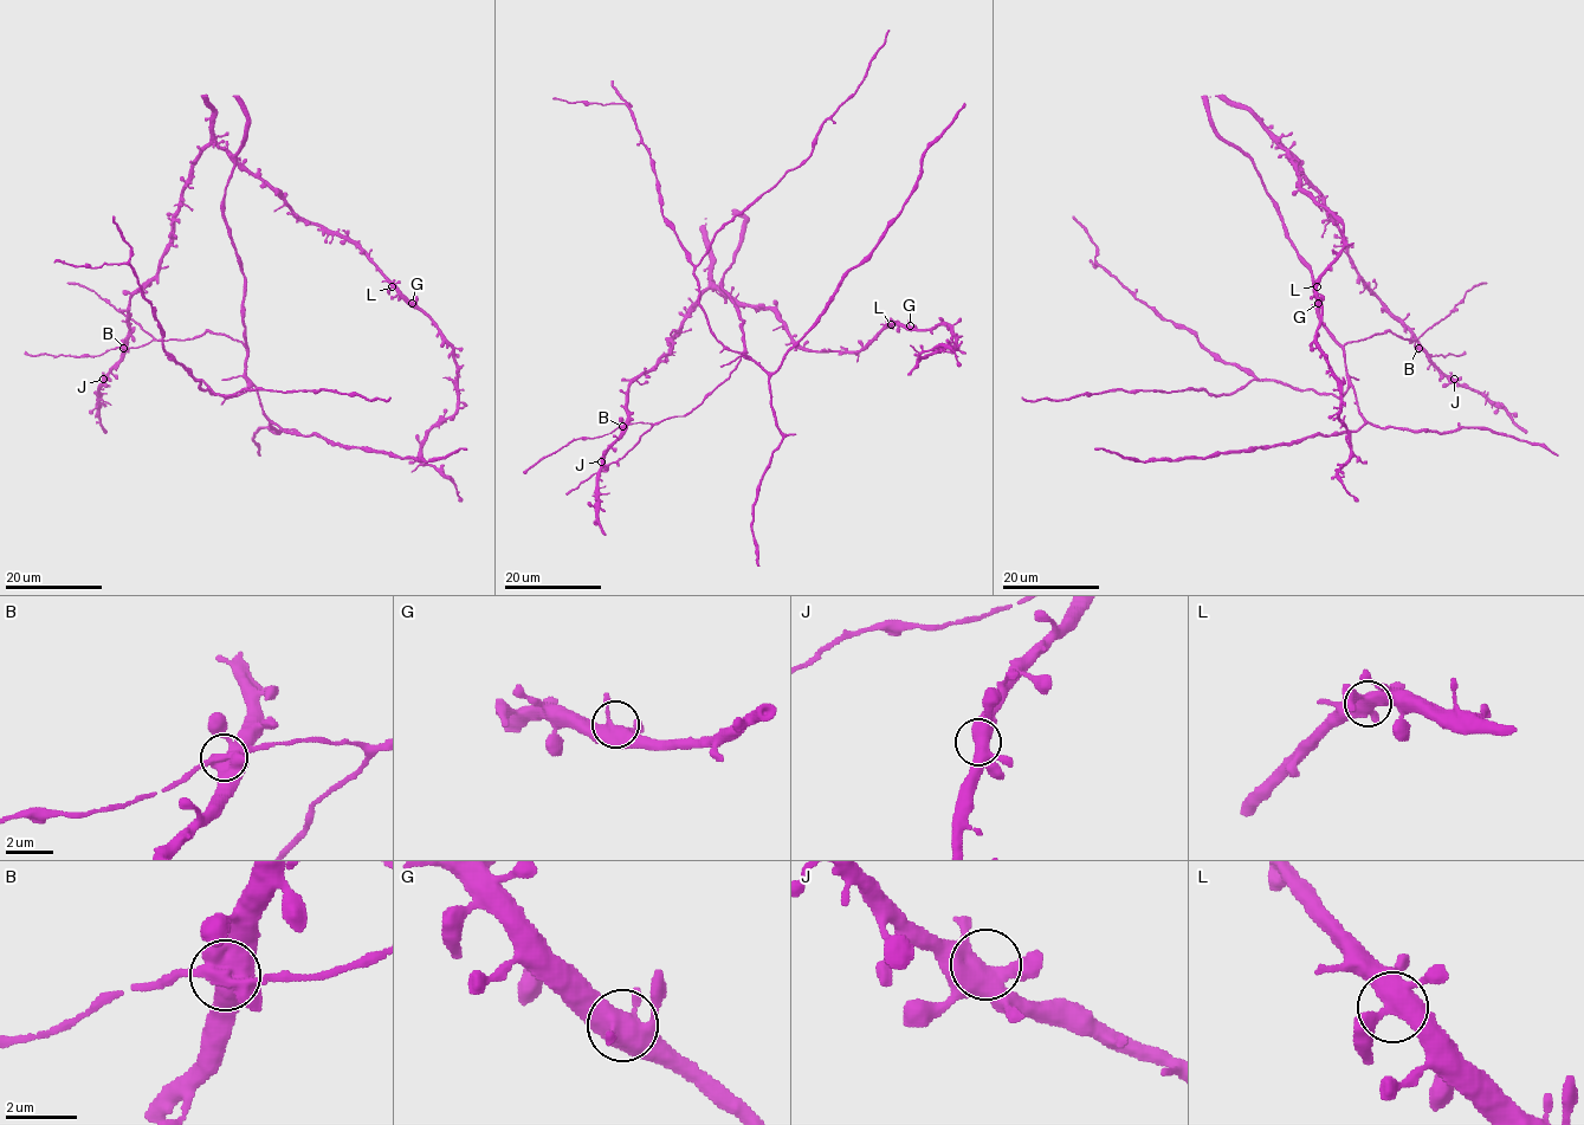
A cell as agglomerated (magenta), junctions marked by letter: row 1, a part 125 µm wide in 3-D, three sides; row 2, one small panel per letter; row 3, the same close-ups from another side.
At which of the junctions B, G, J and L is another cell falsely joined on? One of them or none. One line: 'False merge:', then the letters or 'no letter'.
False merge: no letter

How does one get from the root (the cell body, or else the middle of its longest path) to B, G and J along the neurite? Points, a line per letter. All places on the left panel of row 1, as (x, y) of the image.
B: (152, 278), (130, 298), (128, 338), (123, 347)
G: (152, 278), (170, 240), (192, 161), (218, 143), (301, 219), (347, 236), (412, 303)
J: (152, 278), (130, 298), (124, 355), (103, 379)

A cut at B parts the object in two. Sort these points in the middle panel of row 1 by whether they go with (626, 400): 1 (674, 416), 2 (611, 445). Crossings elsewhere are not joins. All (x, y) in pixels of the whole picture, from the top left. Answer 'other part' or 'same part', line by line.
1: other part
2: same part

